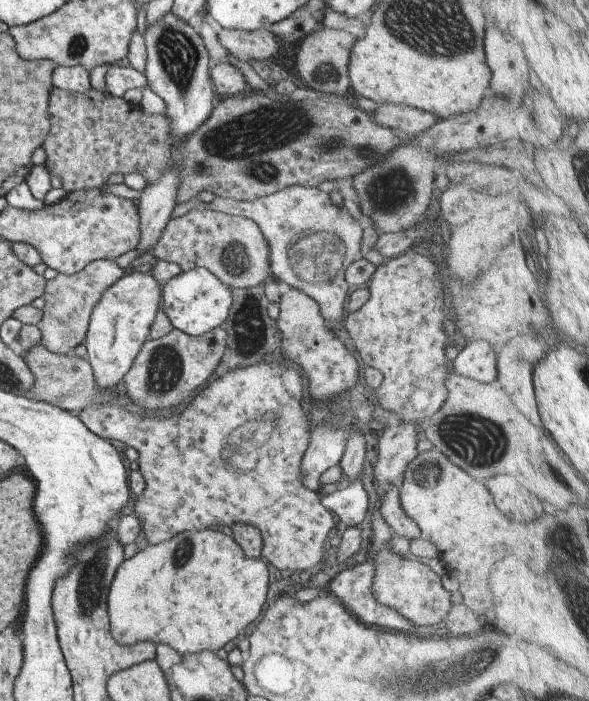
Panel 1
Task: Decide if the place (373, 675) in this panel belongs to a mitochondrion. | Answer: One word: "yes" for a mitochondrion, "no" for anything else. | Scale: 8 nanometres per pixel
yes

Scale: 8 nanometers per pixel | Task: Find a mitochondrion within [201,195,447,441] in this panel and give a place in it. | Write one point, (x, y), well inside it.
(325, 237)

